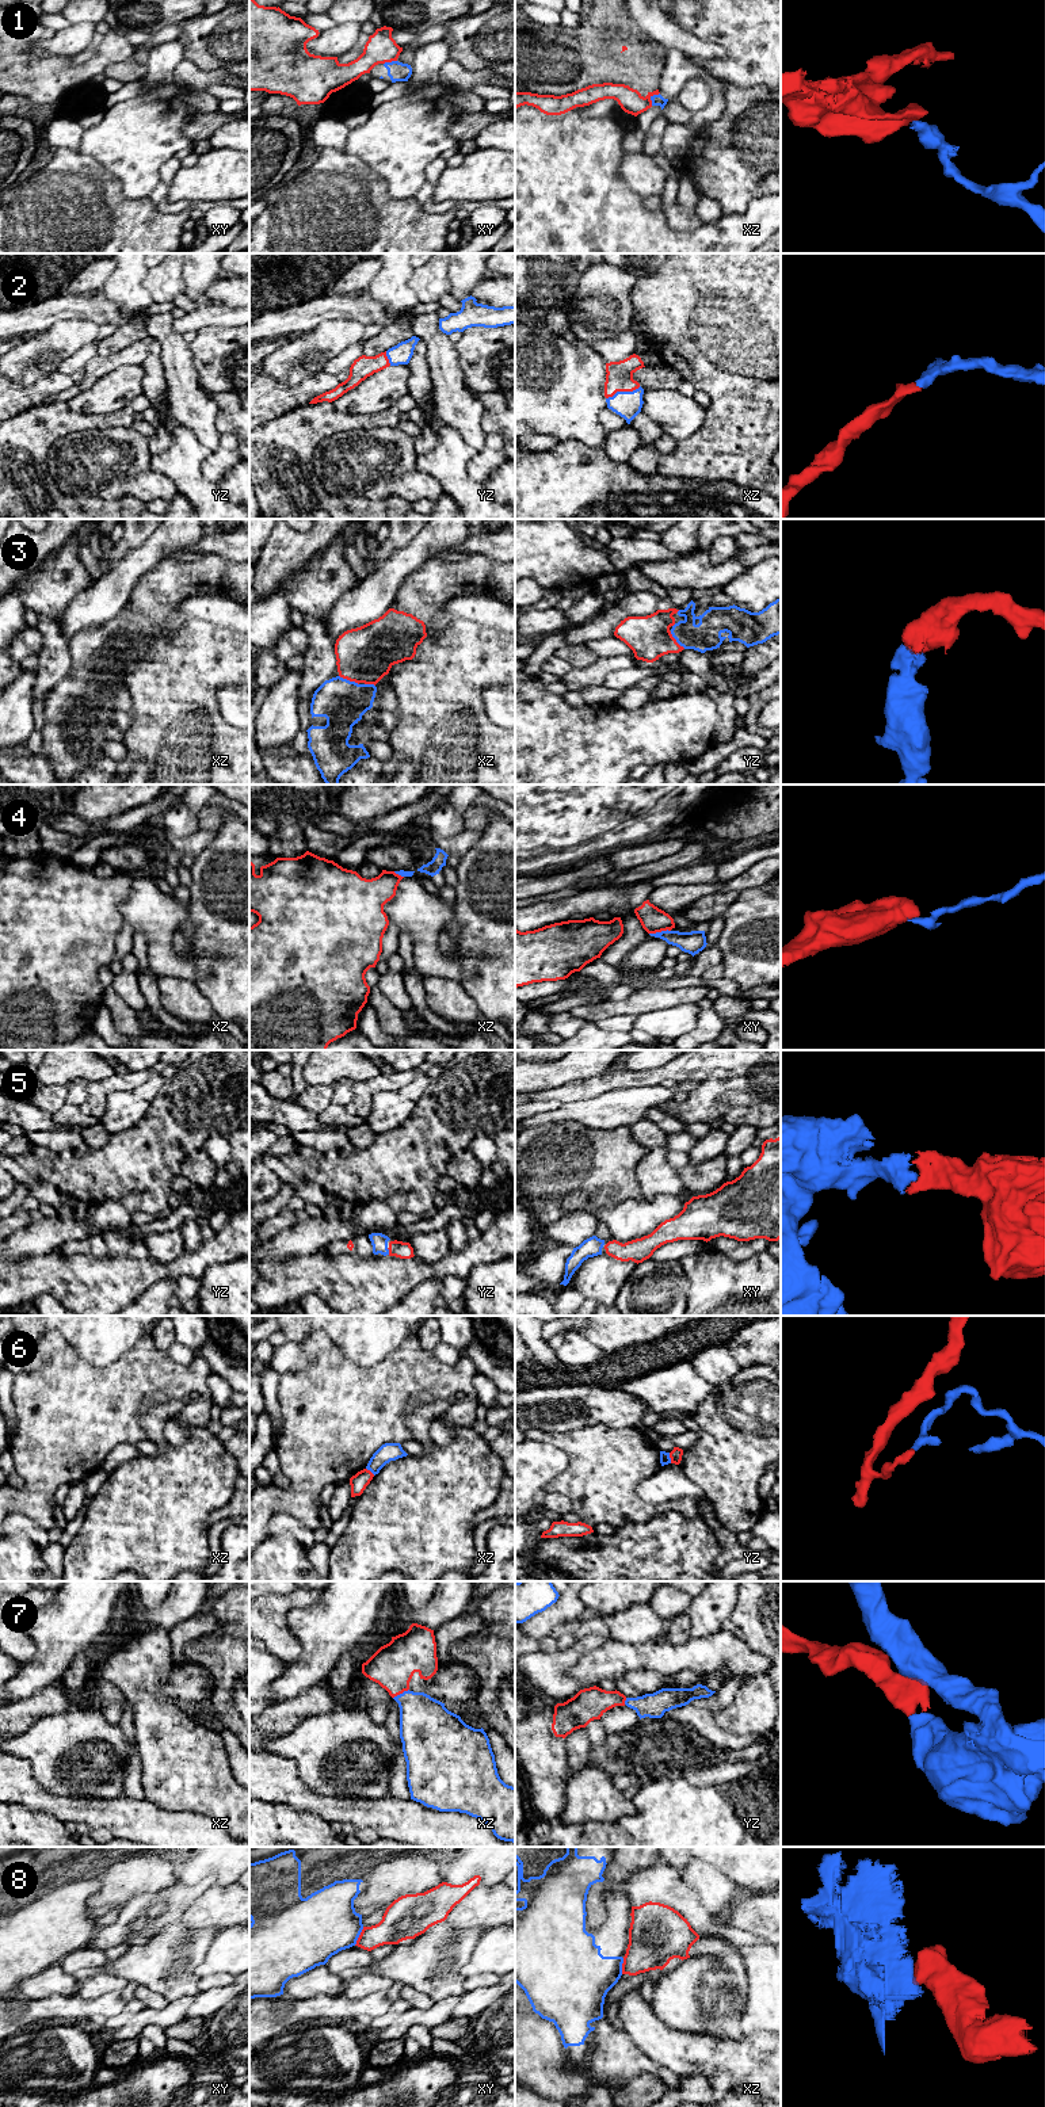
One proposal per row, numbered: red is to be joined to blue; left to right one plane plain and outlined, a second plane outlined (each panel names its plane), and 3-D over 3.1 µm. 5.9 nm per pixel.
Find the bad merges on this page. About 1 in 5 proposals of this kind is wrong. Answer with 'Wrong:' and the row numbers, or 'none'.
Wrong: 1, 4, 6, 8

